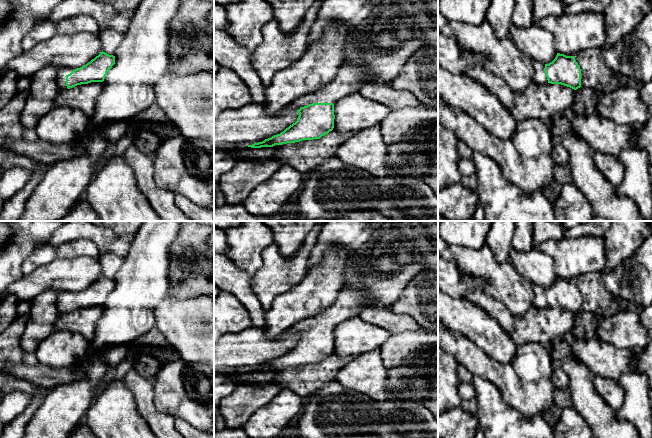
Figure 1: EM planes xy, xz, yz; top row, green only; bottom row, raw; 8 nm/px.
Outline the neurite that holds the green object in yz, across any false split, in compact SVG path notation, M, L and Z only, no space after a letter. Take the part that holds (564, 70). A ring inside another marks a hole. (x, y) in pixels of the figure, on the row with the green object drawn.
M557 53L549 64L532 60L533 82L538 84L561 84L577 90L581 87L581 69L574 56Z

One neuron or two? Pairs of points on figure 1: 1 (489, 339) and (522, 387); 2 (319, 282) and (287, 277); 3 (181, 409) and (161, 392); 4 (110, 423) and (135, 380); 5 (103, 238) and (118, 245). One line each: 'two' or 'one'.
1: two
2: two
3: one
4: two
5: two

